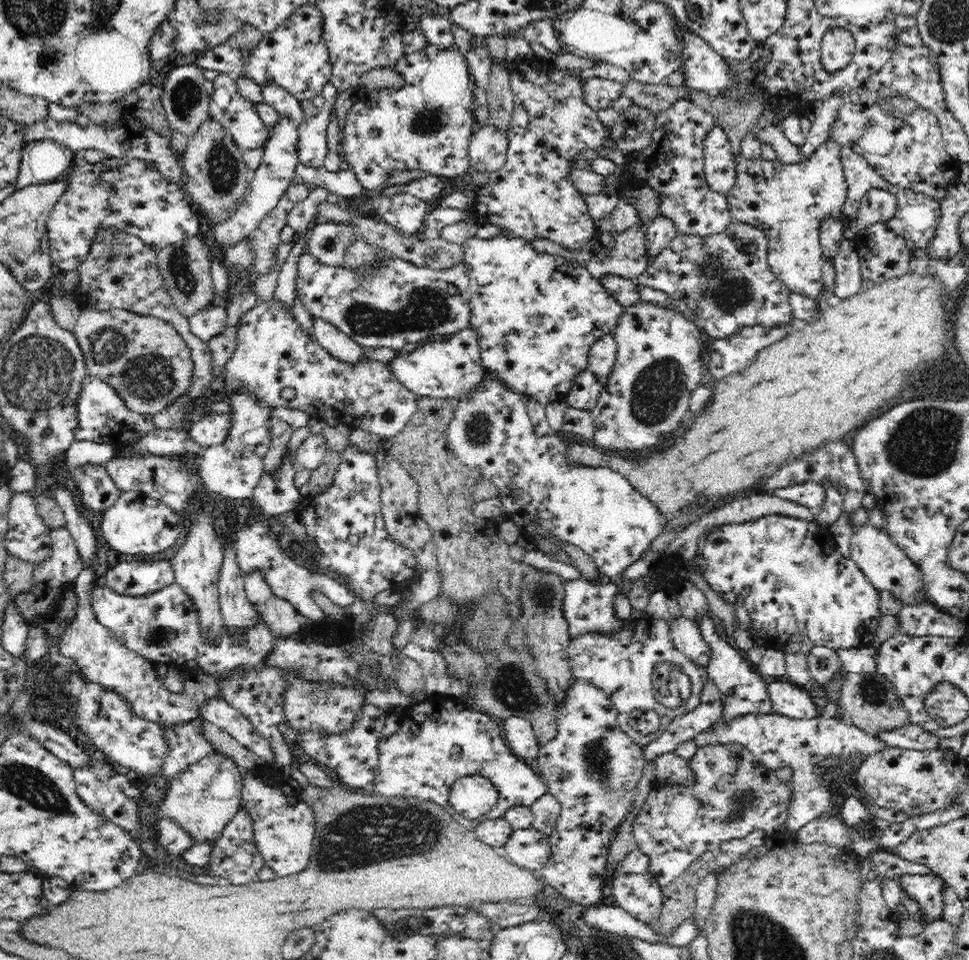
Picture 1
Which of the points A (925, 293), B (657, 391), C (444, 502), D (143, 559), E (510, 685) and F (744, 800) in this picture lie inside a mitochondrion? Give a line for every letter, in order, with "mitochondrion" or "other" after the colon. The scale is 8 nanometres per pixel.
A: other
B: mitochondrion
C: mitochondrion
D: other
E: mitochondrion
F: mitochondrion

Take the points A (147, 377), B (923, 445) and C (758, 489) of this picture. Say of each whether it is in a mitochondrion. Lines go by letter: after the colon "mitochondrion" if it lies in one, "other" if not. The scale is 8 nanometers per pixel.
A: mitochondrion
B: mitochondrion
C: other

